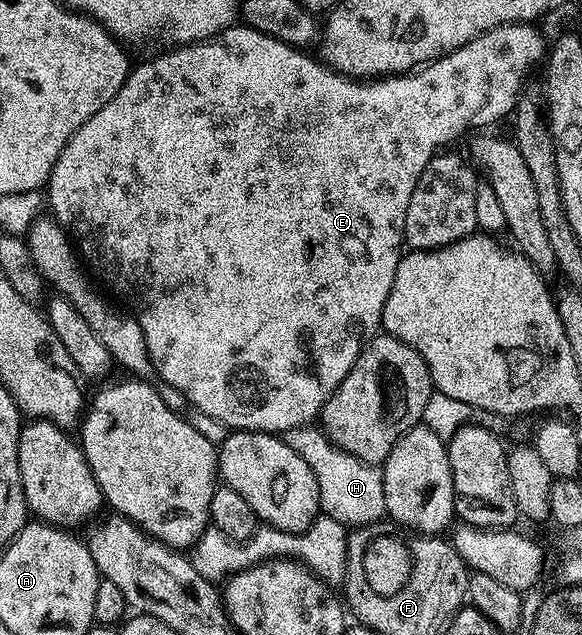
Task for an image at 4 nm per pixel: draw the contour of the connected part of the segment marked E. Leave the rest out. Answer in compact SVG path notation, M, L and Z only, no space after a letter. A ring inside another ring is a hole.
M512 22L508 26L499 26L466 44L462 44L462 48L458 48L449 54L443 54L436 61L419 67L418 72L393 74L375 80L347 78L346 75L338 73L337 70L325 66L313 55L312 59L310 55L306 54L308 52L303 49L283 42L281 39L272 38L270 35L263 34L263 32L245 24L233 24L217 34L215 38L209 38L207 42L177 45L175 48L169 49L172 50L169 54L160 54L157 58L142 63L141 66L133 65L129 69L127 80L122 84L122 88L118 88L116 95L106 104L102 104L102 108L98 108L98 112L94 112L94 116L90 116L90 120L86 120L86 124L82 124L82 128L78 128L78 132L74 132L74 136L70 136L66 148L62 148L62 152L58 156L58 160L54 164L46 183L46 191L48 190L46 202L47 205L48 202L52 205L51 217L55 218L64 227L81 259L86 263L87 269L97 279L100 277L122 301L128 302L129 308L127 307L127 309L130 311L131 317L135 318L136 323L142 328L142 336L146 338L148 355L154 364L159 381L161 383L164 381L166 385L173 386L193 406L193 411L206 417L212 417L221 425L232 430L263 430L265 434L276 434L295 426L306 426L315 423L320 417L320 410L326 404L326 400L330 400L330 396L338 388L338 384L342 384L342 380L346 380L346 372L350 372L350 368L354 368L354 360L358 360L358 356L365 344L368 343L368 339L381 329L382 308L386 304L386 296L390 296L390 288L394 284L394 272L398 268L402 257L406 208L410 208L410 196L414 196L414 184L418 184L418 176L422 176L426 164L430 164L430 160L441 147L451 147L448 145L455 138L462 137L467 132L468 126L492 128L492 125L499 118L505 117L504 119L507 119L515 111L516 102L520 99L522 93L522 87L529 81L528 73L539 62L541 65L546 58L546 42L544 46L544 38L535 30L536 28L535 25L523 22ZM248 304L252 304L252 310L260 310L260 314L268 322L268 330L248 330Z

